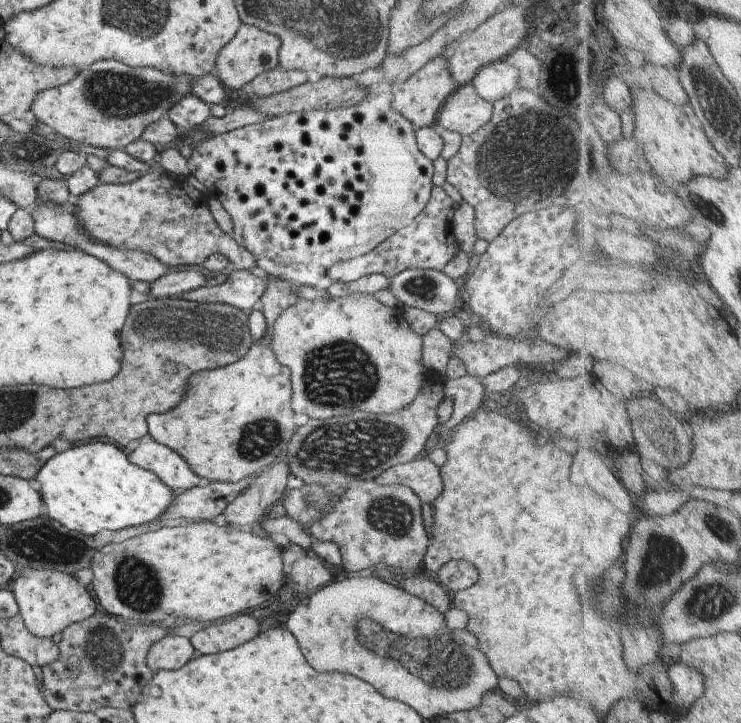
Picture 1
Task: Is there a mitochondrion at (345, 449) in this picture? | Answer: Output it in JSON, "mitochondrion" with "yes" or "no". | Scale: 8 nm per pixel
{"mitochondrion":"yes"}

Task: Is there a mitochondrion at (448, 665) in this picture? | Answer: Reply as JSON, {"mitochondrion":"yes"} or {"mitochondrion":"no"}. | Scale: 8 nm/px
{"mitochondrion":"yes"}

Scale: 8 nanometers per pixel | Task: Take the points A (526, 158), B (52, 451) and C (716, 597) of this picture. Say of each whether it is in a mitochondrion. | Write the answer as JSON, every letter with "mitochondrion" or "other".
{"A":"mitochondrion","B":"other","C":"mitochondrion"}

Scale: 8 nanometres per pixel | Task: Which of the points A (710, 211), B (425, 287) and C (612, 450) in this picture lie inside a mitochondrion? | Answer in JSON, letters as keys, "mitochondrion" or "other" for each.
{"A":"mitochondrion","B":"mitochondrion","C":"other"}

